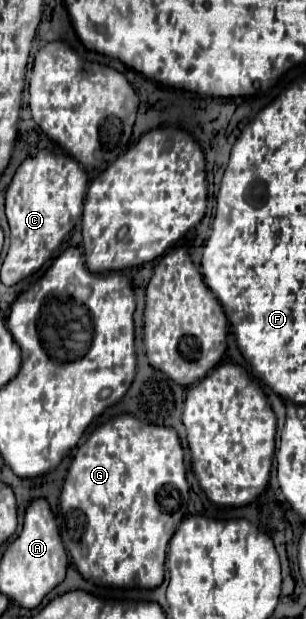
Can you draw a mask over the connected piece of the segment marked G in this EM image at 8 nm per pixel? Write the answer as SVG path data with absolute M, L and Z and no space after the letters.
M119 415L92 431L87 441L75 449L59 497L63 545L83 579L91 579L95 585L155 589L163 583L167 545L177 525L187 515L187 503L189 485L177 431L143 423L133 415Z

